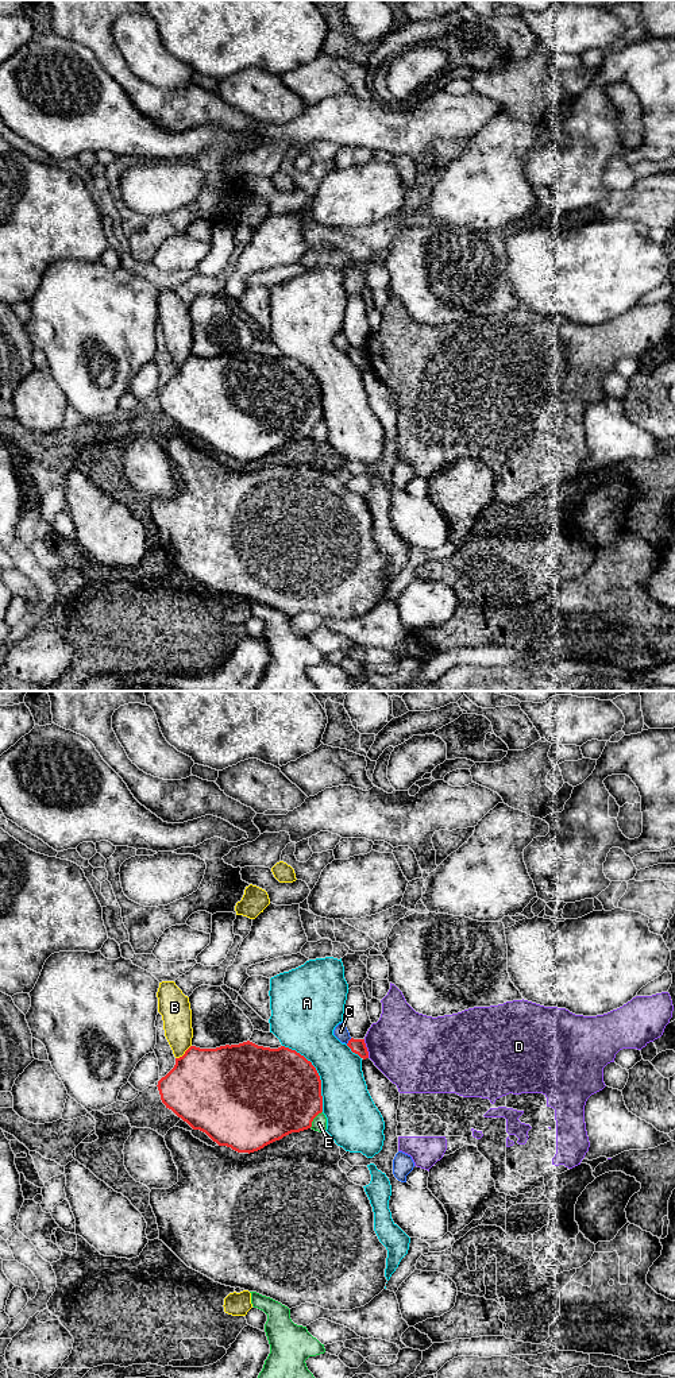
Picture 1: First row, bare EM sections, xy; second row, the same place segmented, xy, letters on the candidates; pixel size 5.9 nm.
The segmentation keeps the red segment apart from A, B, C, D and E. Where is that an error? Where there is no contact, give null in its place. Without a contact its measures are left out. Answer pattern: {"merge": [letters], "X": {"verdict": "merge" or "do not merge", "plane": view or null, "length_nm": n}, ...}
{"merge": [], "A": {"verdict": "do not merge", "plane": "xy", "length_nm": 460}, "B": {"verdict": "do not merge", "plane": "xy", "length_nm": 130}, "C": {"verdict": "do not merge", "plane": "xy", "length_nm": 50}, "D": {"verdict": "do not merge", "plane": "xy", "length_nm": 120}, "E": {"verdict": "do not merge", "plane": "xy", "length_nm": 130}}

